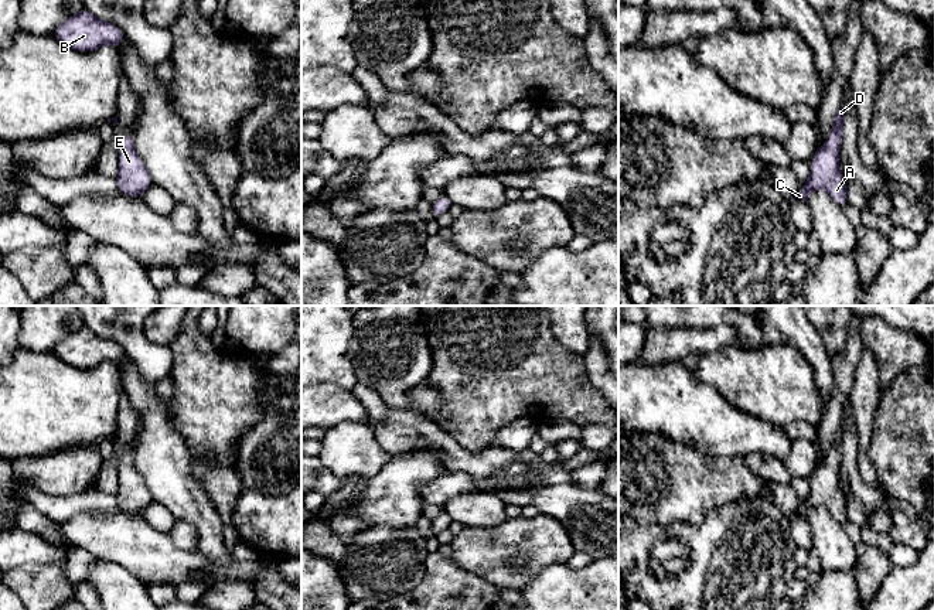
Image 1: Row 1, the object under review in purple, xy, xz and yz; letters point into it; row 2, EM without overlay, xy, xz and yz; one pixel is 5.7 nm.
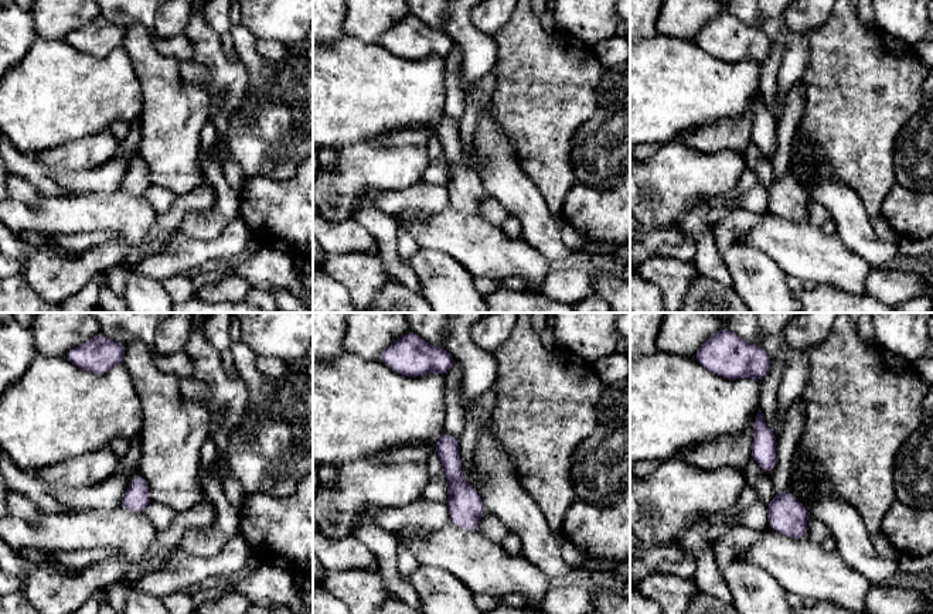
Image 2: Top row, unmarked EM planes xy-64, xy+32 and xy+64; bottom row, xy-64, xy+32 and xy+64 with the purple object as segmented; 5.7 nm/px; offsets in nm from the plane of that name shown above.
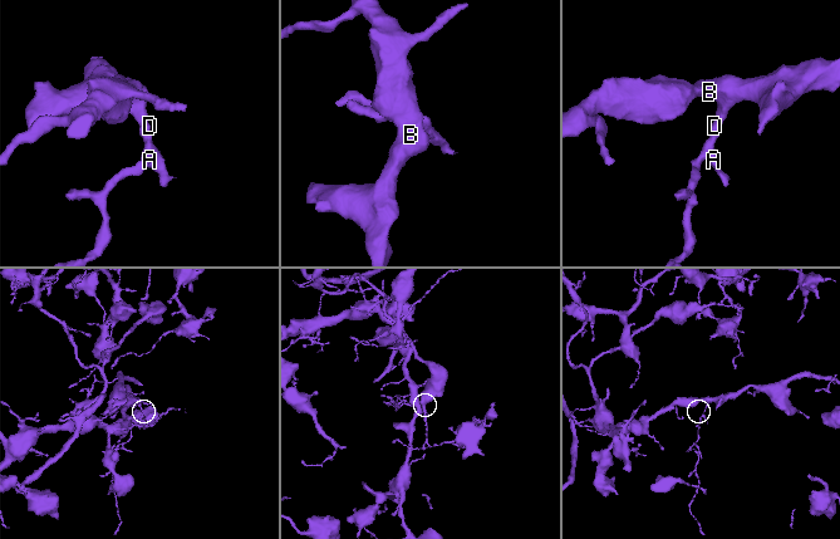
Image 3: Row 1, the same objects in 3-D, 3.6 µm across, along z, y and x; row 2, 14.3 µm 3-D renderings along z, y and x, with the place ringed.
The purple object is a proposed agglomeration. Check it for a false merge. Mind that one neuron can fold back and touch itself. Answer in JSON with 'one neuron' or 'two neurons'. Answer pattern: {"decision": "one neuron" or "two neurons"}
{"decision": "one neuron"}

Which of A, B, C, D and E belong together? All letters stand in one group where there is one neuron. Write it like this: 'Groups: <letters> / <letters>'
Groups: A B C D E

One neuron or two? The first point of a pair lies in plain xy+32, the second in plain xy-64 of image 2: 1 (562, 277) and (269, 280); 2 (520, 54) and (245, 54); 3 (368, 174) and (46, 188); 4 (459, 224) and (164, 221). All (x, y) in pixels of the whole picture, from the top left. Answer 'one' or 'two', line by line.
1: two
2: two
3: two
4: two

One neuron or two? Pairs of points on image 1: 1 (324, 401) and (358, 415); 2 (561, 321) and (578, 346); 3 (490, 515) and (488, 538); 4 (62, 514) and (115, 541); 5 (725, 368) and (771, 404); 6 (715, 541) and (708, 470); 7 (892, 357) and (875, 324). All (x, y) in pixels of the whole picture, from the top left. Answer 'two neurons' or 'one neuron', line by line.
1: one neuron
2: one neuron
3: two neurons
4: two neurons
5: one neuron
6: two neurons
7: one neuron

